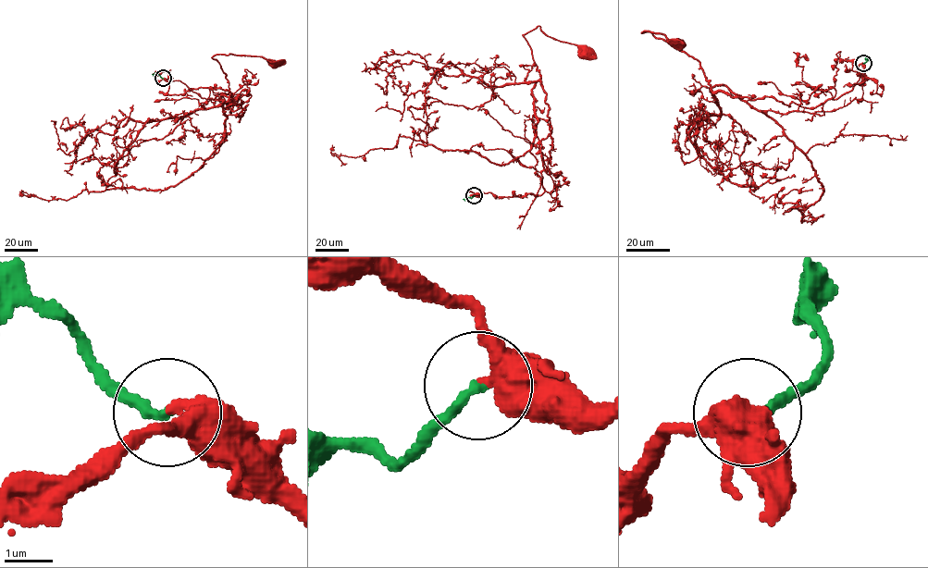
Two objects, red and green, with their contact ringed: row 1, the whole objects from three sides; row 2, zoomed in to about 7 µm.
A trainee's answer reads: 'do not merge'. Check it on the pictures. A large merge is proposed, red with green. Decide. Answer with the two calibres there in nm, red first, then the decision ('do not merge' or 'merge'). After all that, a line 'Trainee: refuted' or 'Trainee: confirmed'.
400/200 nm | merge
Trainee: refuted

